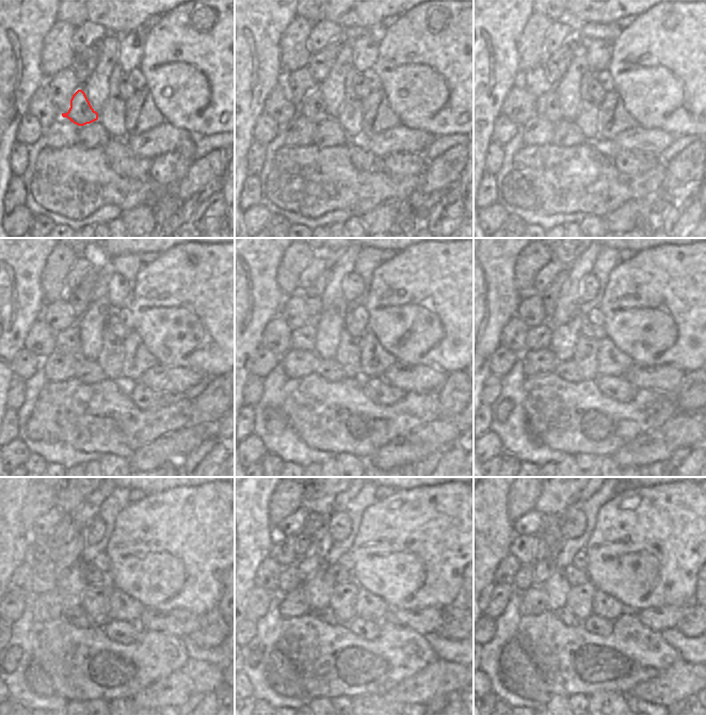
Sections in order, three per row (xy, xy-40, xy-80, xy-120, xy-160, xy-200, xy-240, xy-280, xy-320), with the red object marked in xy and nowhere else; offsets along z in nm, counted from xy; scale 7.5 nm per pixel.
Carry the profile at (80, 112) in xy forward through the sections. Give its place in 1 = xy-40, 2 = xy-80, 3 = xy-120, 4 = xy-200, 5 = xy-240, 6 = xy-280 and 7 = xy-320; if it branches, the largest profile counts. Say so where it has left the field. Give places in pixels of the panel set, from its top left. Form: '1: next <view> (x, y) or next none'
1: next xy-40 (311, 107)
2: next xy-80 (547, 106)
3: next xy-120 (67, 342)
4: next xy-200 (539, 337)
5: next xy-240 (46, 577)
6: next xy-280 (289, 578)
7: next xy-320 (524, 580)

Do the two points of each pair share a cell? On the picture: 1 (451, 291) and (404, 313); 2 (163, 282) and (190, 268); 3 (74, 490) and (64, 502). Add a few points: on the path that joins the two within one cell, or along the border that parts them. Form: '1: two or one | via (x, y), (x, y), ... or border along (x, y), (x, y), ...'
1: one | via (439, 303), (428, 305), (416, 312)
2: one | via (170, 282), (176, 282), (183, 274)
3: one | via (73, 493), (67, 498)

